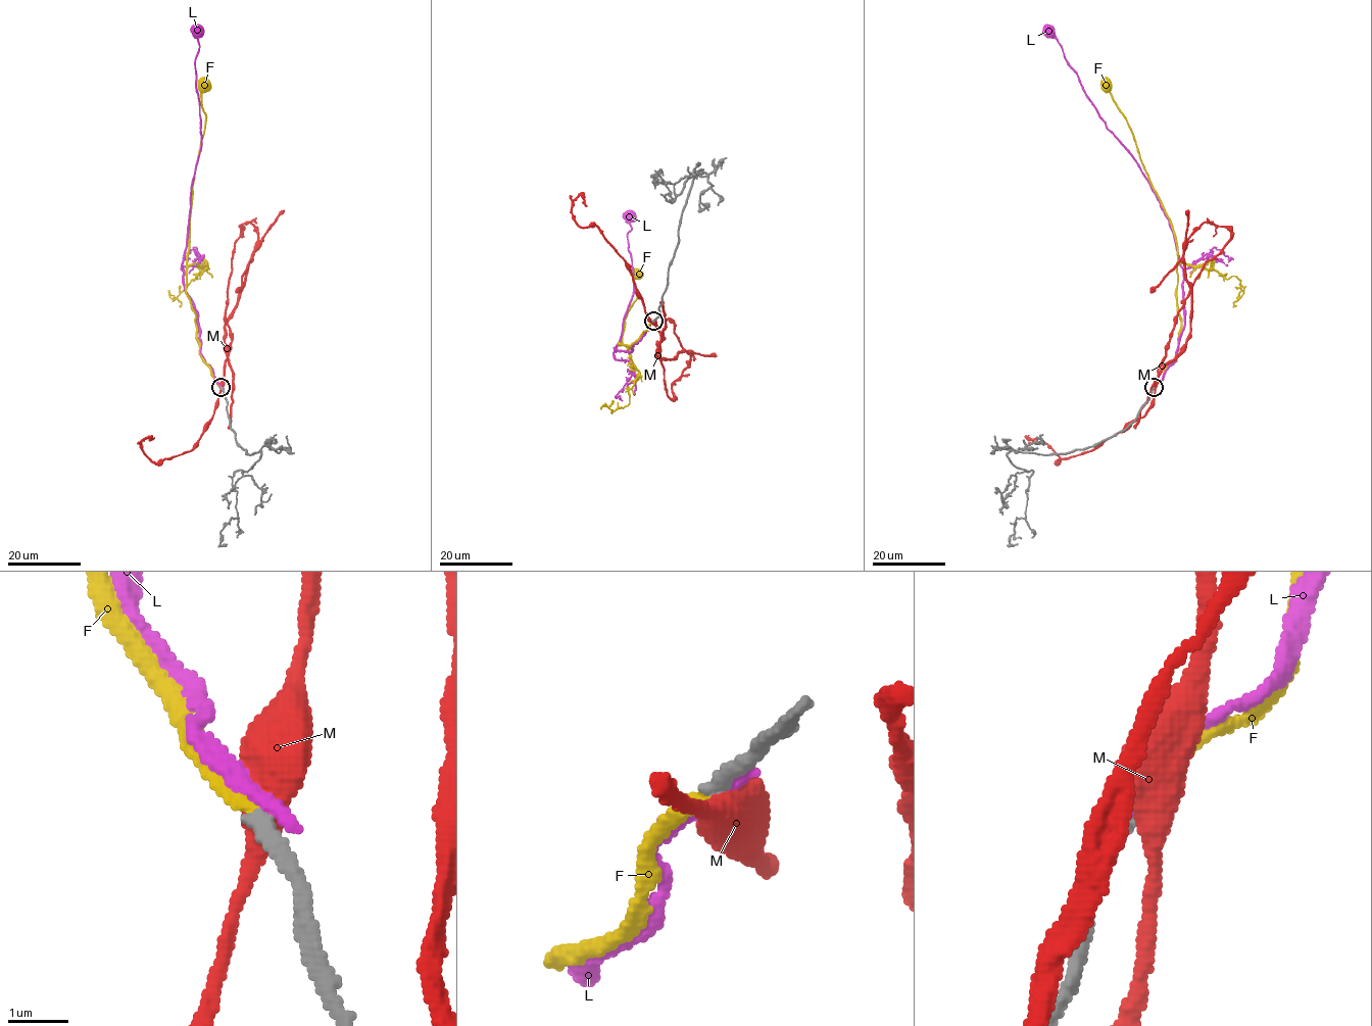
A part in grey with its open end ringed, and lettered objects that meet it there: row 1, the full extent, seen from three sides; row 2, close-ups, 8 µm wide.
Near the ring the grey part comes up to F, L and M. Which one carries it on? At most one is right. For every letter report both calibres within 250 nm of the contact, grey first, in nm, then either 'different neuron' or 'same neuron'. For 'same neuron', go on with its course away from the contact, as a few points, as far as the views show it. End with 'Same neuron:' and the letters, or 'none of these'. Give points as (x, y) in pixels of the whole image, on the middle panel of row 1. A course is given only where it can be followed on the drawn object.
F: calibres 240 and 240 nm; same neuron; course (652, 321), (628, 348), (618, 344), (625, 319), (638, 294), (633, 273), (636, 274)
L: calibres 280 and 260 nm; different neuron
M: calibres 240 and 480 nm; different neuron
Same neuron: F

